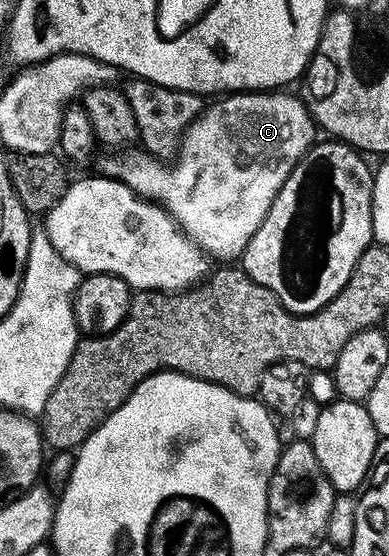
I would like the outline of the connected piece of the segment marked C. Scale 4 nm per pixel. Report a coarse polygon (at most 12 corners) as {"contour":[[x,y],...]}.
{"contour":[[286,90],[218,98],[171,164],[134,146],[101,175],[241,257],[315,143]]}

